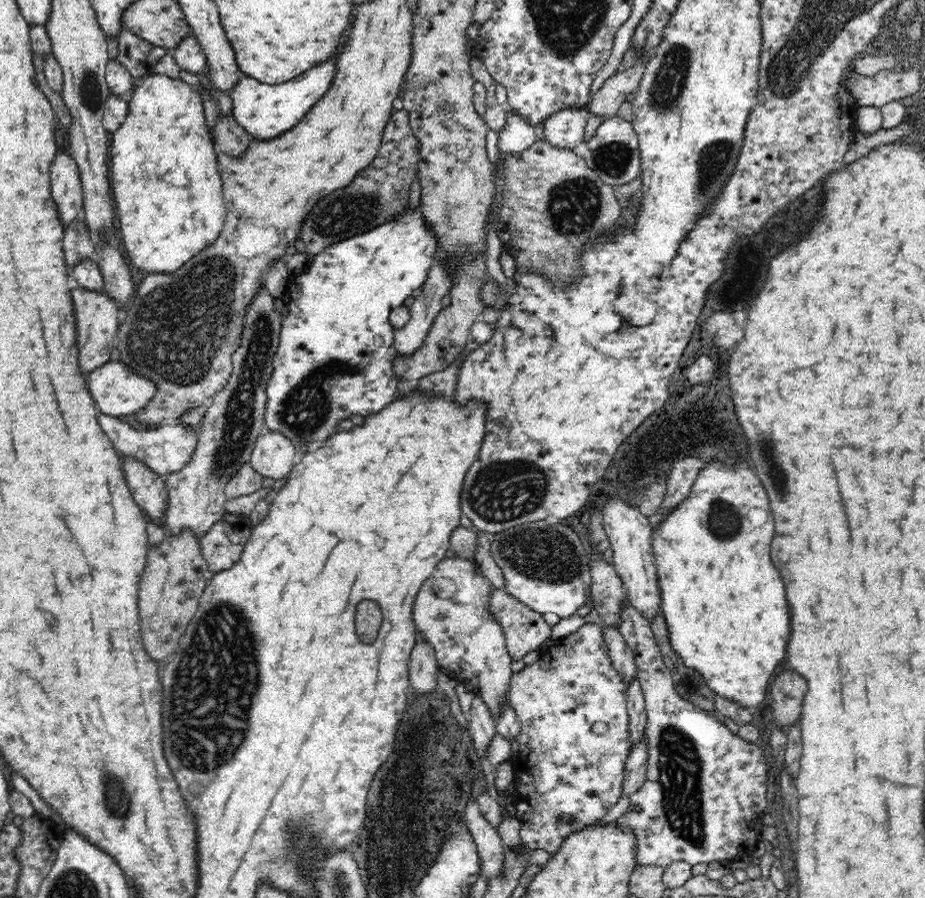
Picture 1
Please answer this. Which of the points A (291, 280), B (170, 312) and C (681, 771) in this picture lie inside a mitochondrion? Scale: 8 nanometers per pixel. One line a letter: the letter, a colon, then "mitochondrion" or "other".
A: other
B: mitochondrion
C: mitochondrion

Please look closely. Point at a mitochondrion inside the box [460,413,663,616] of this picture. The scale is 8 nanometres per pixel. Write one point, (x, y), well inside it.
(504, 492)

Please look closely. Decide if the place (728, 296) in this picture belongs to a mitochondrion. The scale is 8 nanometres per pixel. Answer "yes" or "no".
no

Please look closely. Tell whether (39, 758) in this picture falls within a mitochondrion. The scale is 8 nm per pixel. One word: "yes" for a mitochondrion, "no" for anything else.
no

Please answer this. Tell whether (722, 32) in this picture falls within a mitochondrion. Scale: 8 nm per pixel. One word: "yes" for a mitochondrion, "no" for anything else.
no

